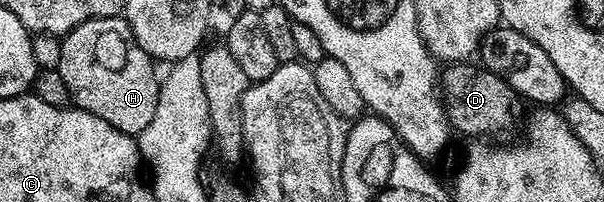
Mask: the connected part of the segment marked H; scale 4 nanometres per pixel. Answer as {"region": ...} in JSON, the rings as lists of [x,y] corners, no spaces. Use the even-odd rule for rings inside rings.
{"region":[[[124,17],[89,18],[84,24],[69,30],[61,42],[56,68],[60,76],[64,76],[64,84],[68,84],[71,103],[77,109],[92,112],[92,116],[100,116],[100,120],[108,120],[112,128],[125,134],[137,136],[144,128],[148,128],[152,116],[156,116],[160,78],[159,75],[154,75],[155,60],[140,48]]]}

